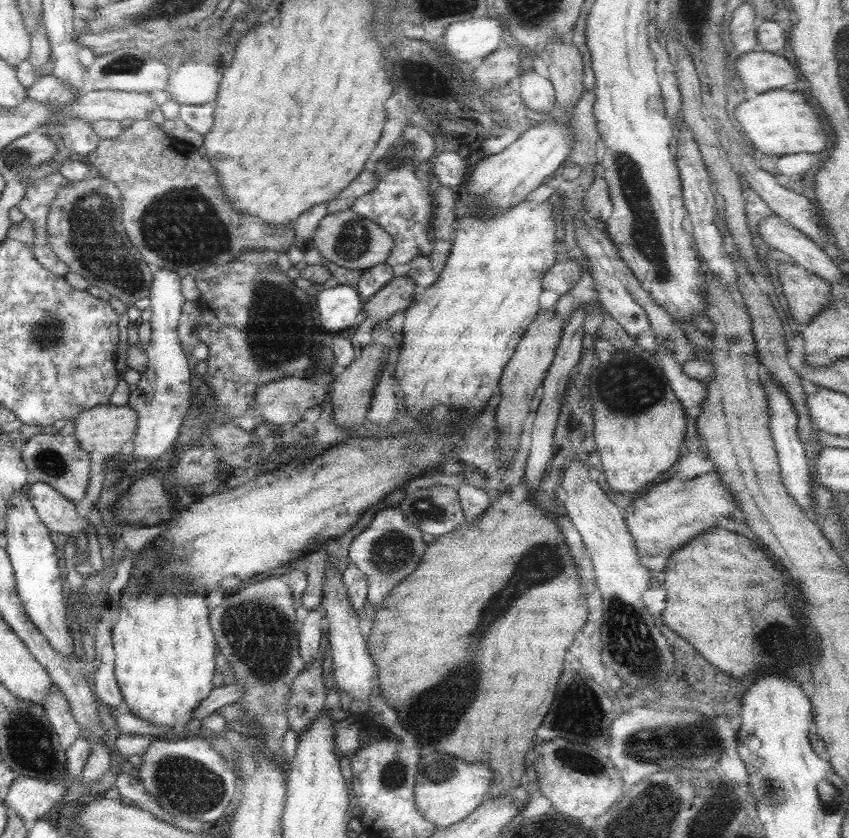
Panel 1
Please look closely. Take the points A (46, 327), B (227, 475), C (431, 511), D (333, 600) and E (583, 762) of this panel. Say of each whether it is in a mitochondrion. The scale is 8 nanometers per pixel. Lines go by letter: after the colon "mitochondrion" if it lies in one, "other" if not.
A: mitochondrion
B: other
C: mitochondrion
D: other
E: mitochondrion

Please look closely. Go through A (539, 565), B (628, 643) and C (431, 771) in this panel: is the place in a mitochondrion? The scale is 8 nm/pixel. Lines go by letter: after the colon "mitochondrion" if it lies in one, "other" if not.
A: mitochondrion
B: mitochondrion
C: mitochondrion

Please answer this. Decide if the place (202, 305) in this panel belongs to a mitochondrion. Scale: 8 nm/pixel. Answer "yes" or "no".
no

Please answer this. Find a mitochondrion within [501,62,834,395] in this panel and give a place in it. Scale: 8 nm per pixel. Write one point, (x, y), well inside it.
(645, 236)

